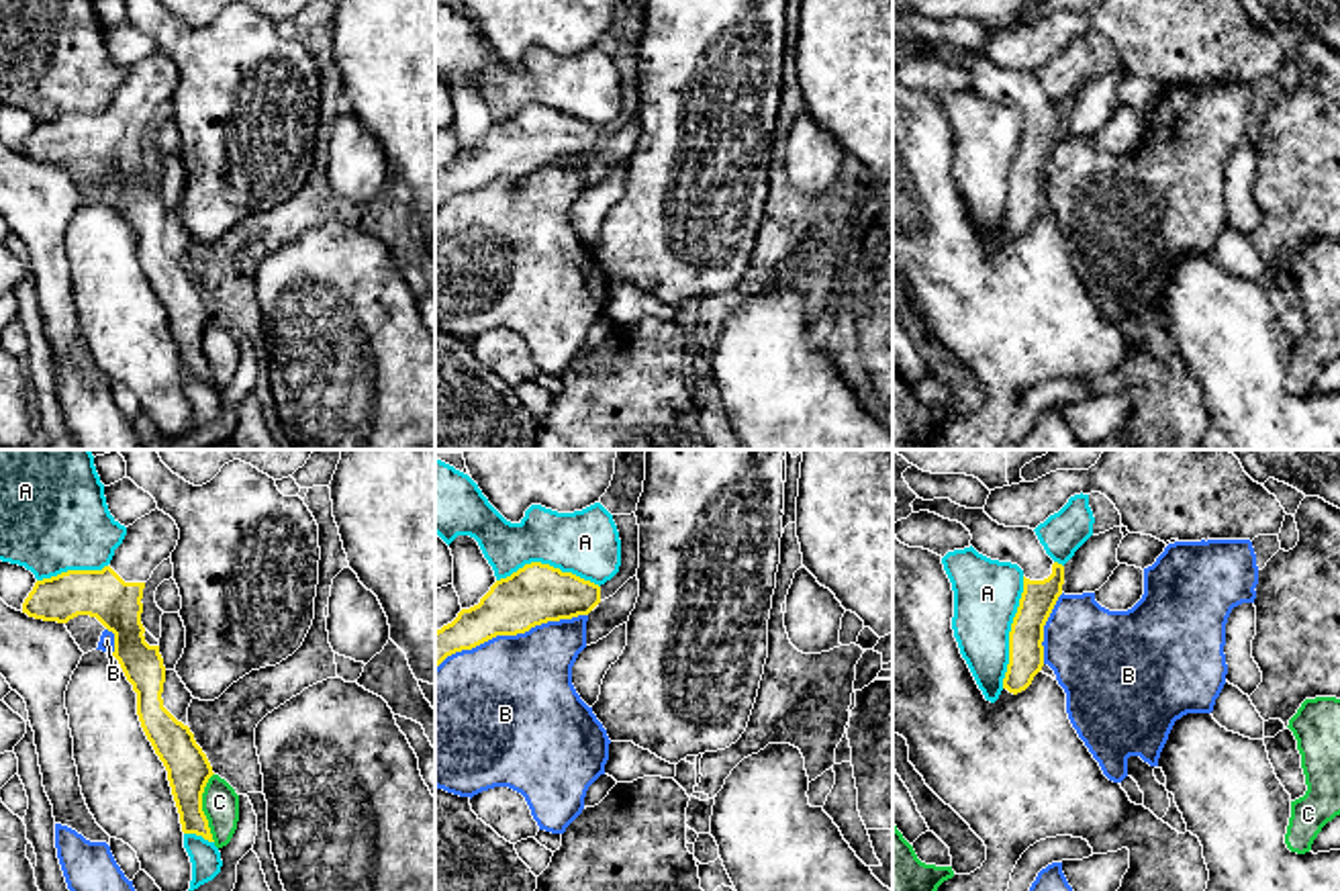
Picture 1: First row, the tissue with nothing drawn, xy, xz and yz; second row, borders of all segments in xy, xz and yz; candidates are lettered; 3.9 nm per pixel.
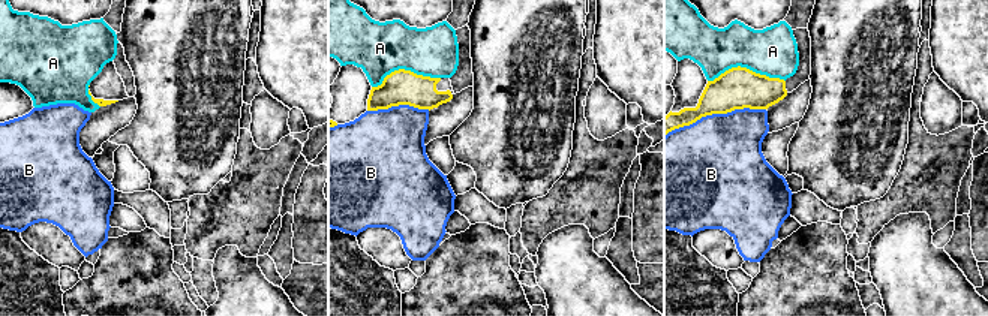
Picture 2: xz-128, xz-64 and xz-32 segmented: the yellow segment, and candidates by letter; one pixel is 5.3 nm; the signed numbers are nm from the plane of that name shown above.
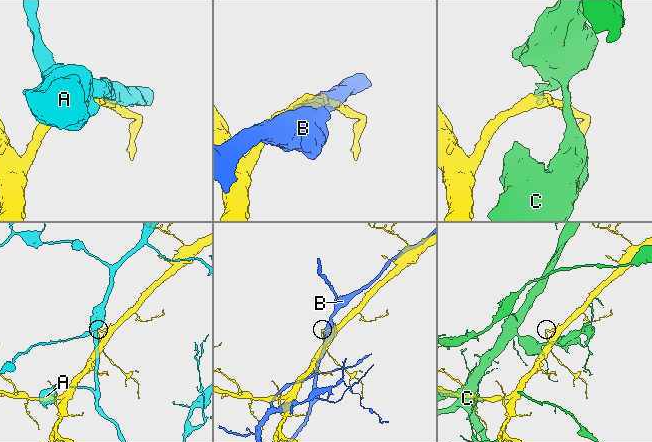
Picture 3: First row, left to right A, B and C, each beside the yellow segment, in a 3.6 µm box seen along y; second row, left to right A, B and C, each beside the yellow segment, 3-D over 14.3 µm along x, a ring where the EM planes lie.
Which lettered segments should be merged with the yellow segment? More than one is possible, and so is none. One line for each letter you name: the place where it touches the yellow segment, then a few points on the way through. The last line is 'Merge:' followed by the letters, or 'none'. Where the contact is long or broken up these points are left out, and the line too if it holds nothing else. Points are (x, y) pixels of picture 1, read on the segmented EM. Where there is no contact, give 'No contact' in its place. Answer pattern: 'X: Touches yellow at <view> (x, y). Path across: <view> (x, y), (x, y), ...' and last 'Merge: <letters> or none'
Merge: none

